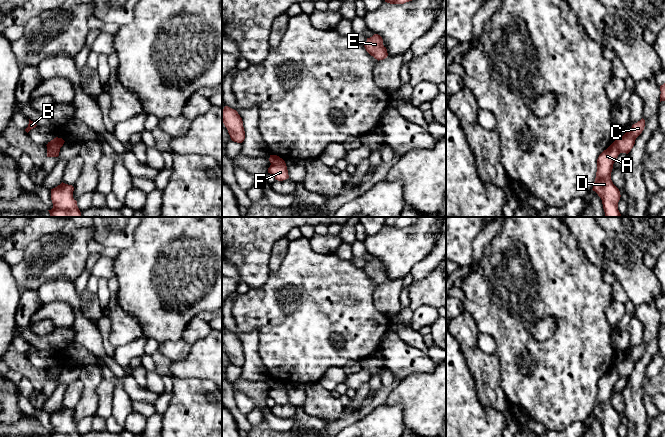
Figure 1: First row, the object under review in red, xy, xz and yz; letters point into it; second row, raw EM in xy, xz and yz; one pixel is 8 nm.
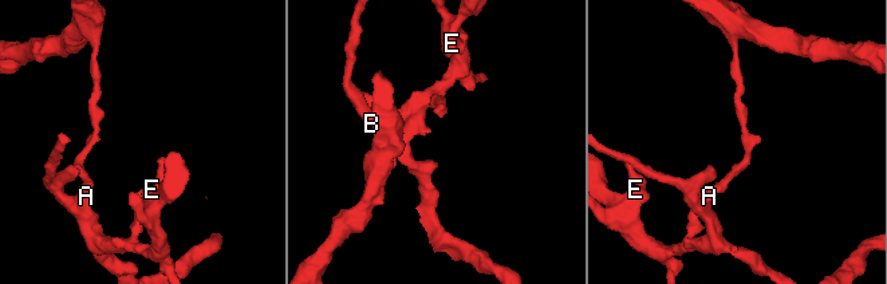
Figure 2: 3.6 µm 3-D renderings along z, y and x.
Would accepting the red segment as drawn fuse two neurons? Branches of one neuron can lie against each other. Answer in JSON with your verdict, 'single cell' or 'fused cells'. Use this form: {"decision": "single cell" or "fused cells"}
{"decision": "fused cells"}

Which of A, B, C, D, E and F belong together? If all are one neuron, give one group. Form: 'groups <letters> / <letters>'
groups A B D E / C F

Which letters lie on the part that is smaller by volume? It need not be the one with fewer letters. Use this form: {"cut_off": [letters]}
{"cut_off": ["A", "B", "D", "E"]}

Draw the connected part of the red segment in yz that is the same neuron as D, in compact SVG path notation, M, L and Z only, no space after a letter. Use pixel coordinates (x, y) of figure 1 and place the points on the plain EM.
M614 365L597 383L597 396L592 414L601 422L605 437L620 437L618 434L620 415L611 404L613 388L619 378L620 375Z

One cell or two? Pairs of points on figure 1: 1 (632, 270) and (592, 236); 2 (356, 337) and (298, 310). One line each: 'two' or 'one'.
1: one
2: one

